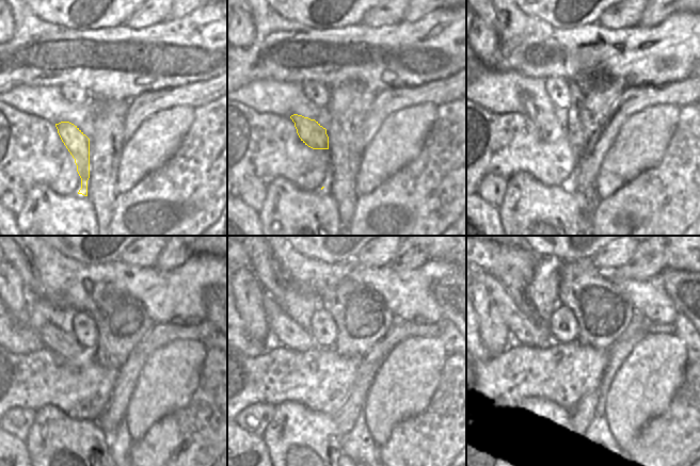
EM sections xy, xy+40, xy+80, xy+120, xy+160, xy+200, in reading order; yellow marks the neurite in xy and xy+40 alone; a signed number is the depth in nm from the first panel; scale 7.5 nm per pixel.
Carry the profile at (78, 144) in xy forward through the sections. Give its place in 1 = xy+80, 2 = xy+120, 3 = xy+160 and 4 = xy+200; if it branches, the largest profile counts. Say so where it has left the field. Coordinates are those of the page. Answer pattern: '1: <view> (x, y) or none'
1: xy+80 (546, 123)
2: xy+120 (64, 347)
3: xy+160 (284, 331)
4: xy+200 (522, 330)

